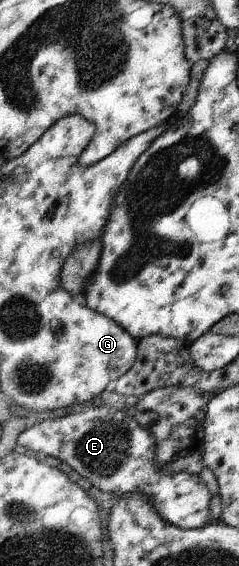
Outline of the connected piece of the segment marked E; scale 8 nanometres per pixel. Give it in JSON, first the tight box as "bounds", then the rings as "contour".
{"bounds":[19,407,211,529],"contour":[[[85,407],[80,413],[67,415],[66,413],[56,419],[47,419],[42,423],[30,425],[19,438],[23,447],[37,451],[51,457],[56,457],[68,463],[81,476],[90,480],[101,491],[112,491],[119,497],[133,492],[145,492],[152,497],[154,508],[158,514],[171,525],[185,529],[202,528],[209,521],[209,503],[211,493],[199,474],[187,472],[163,475],[159,473],[161,466],[154,461],[154,437],[151,430],[141,426],[135,417],[133,409],[116,409],[108,407]]]}

